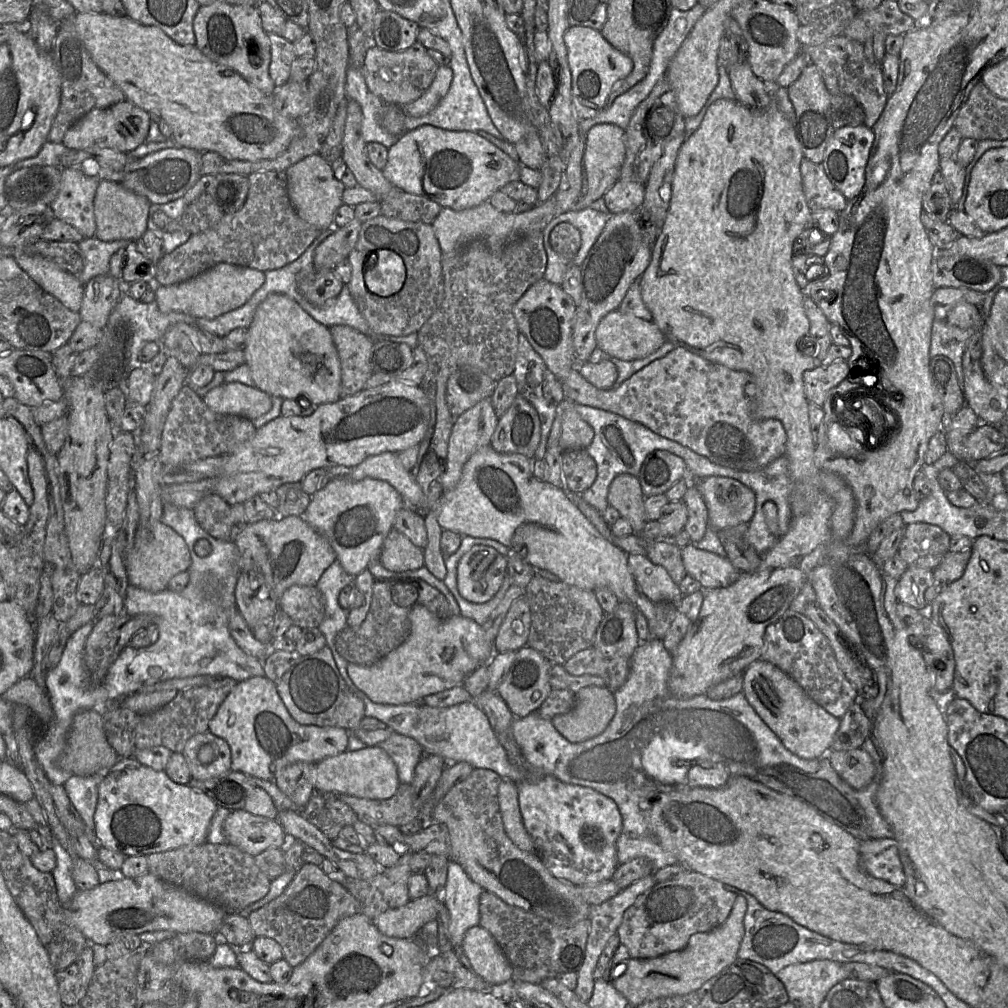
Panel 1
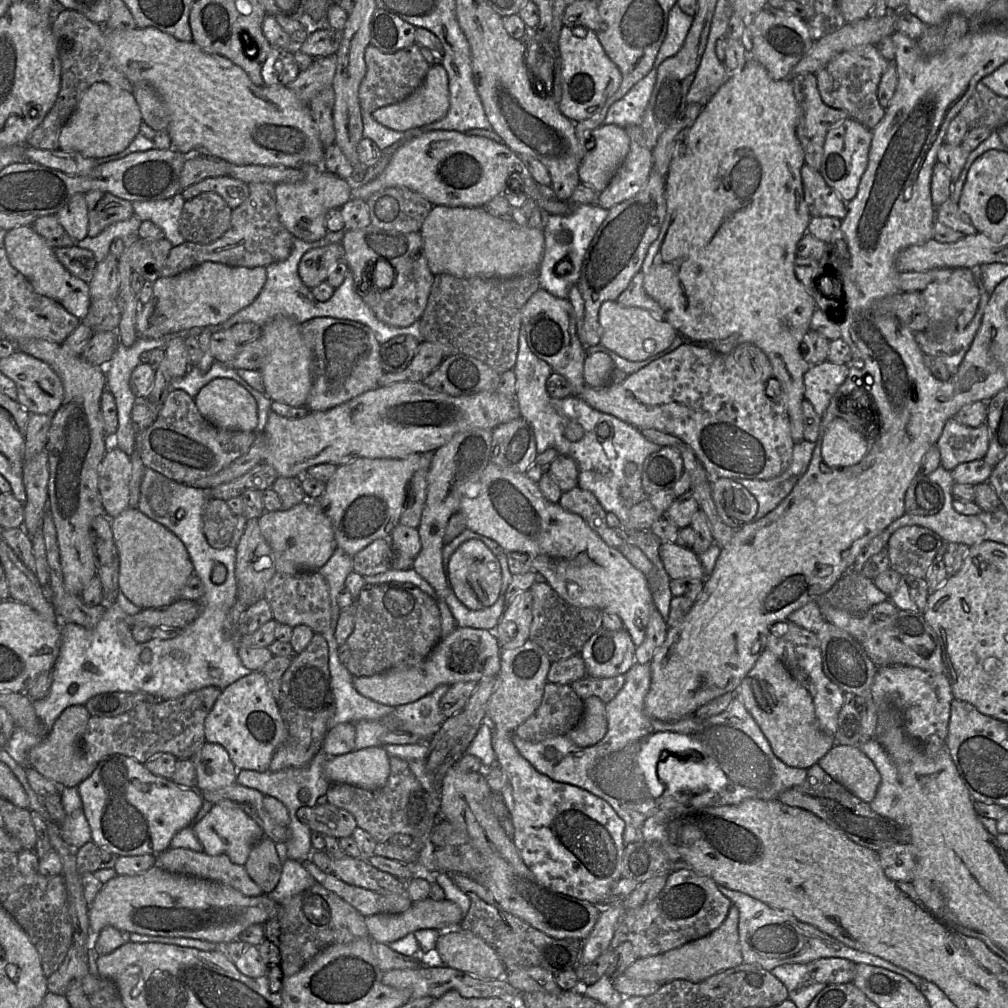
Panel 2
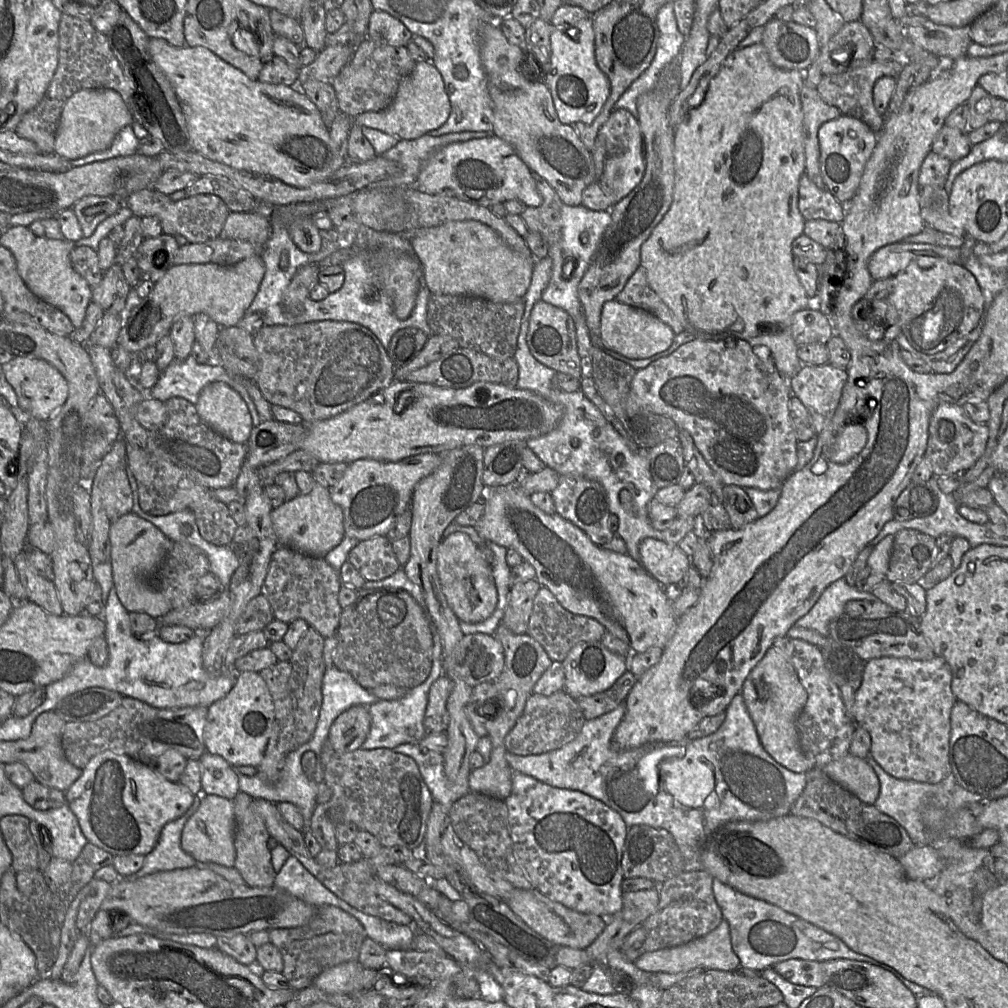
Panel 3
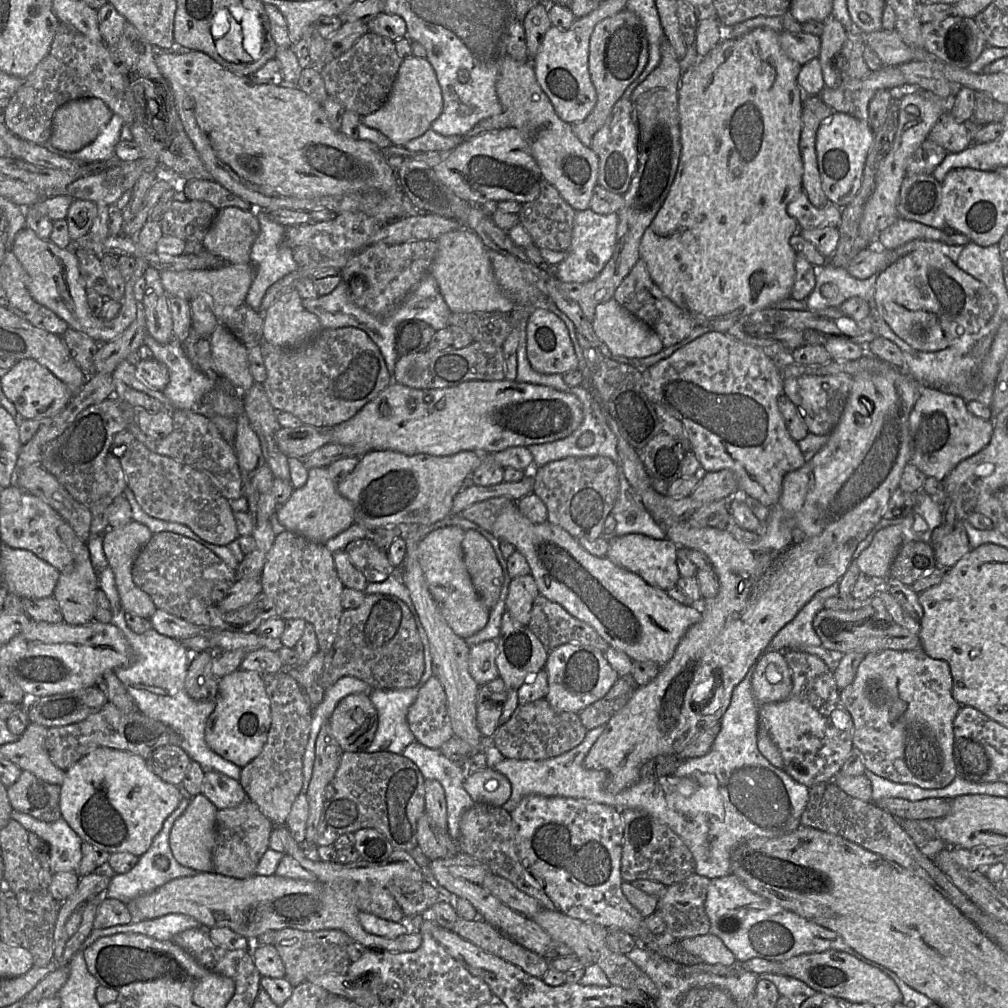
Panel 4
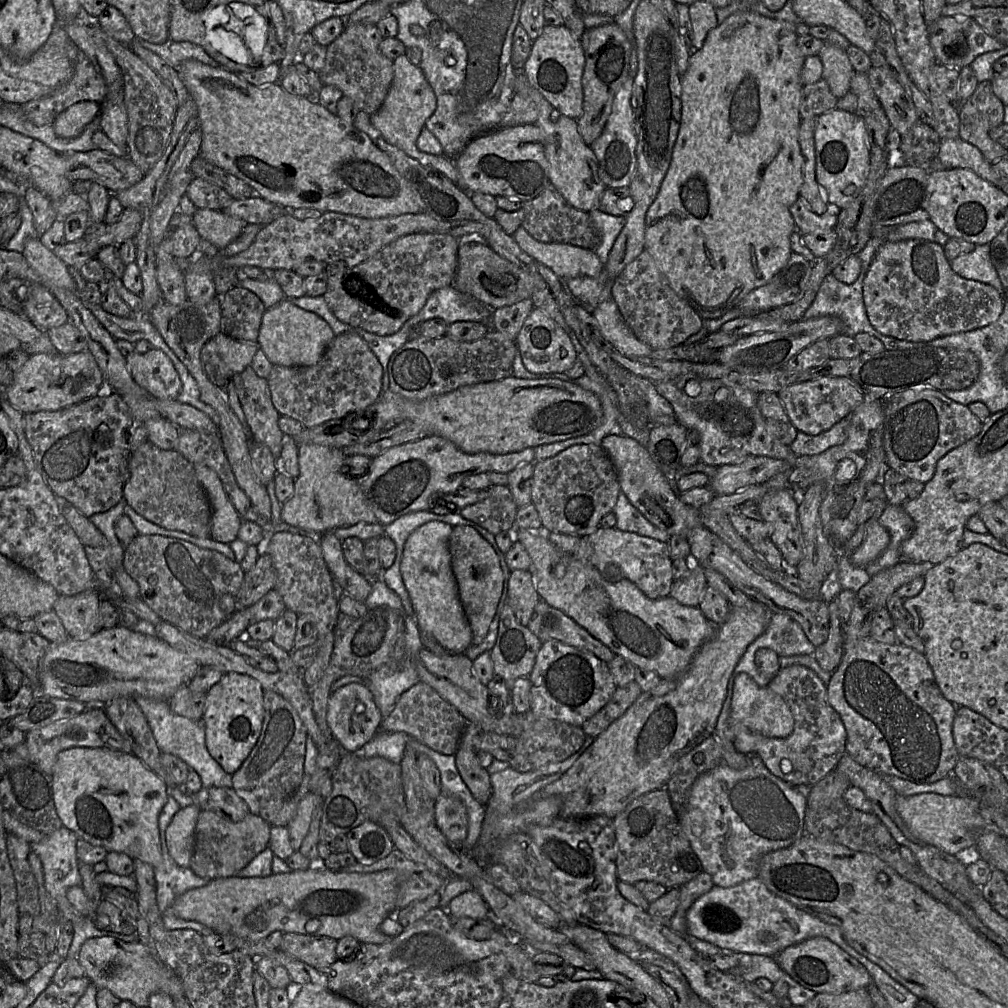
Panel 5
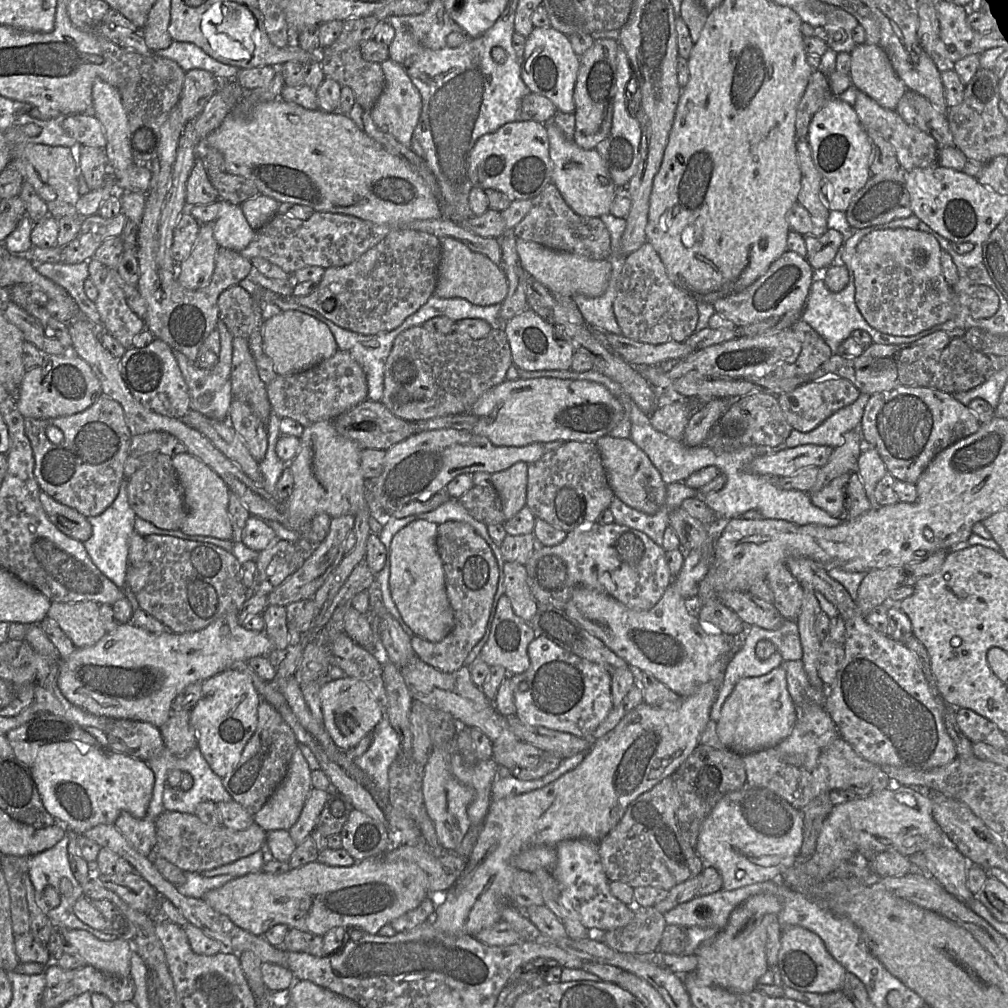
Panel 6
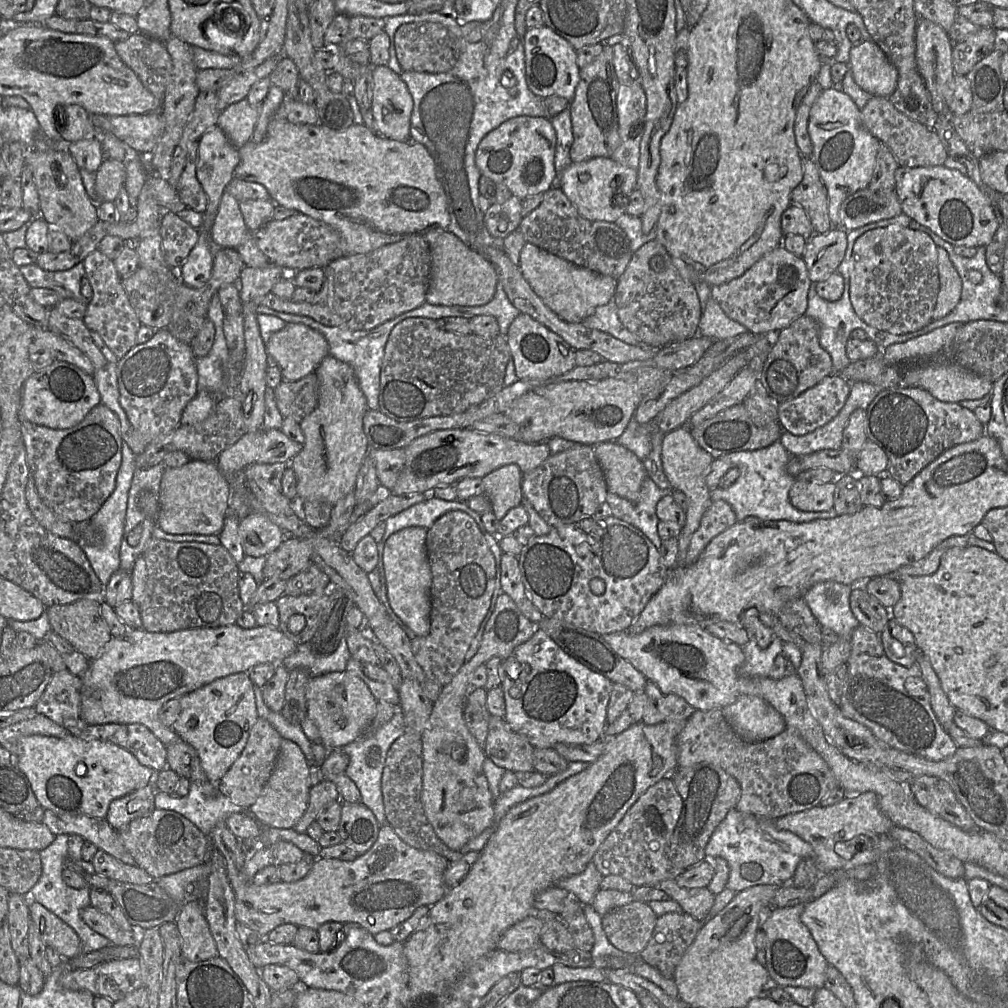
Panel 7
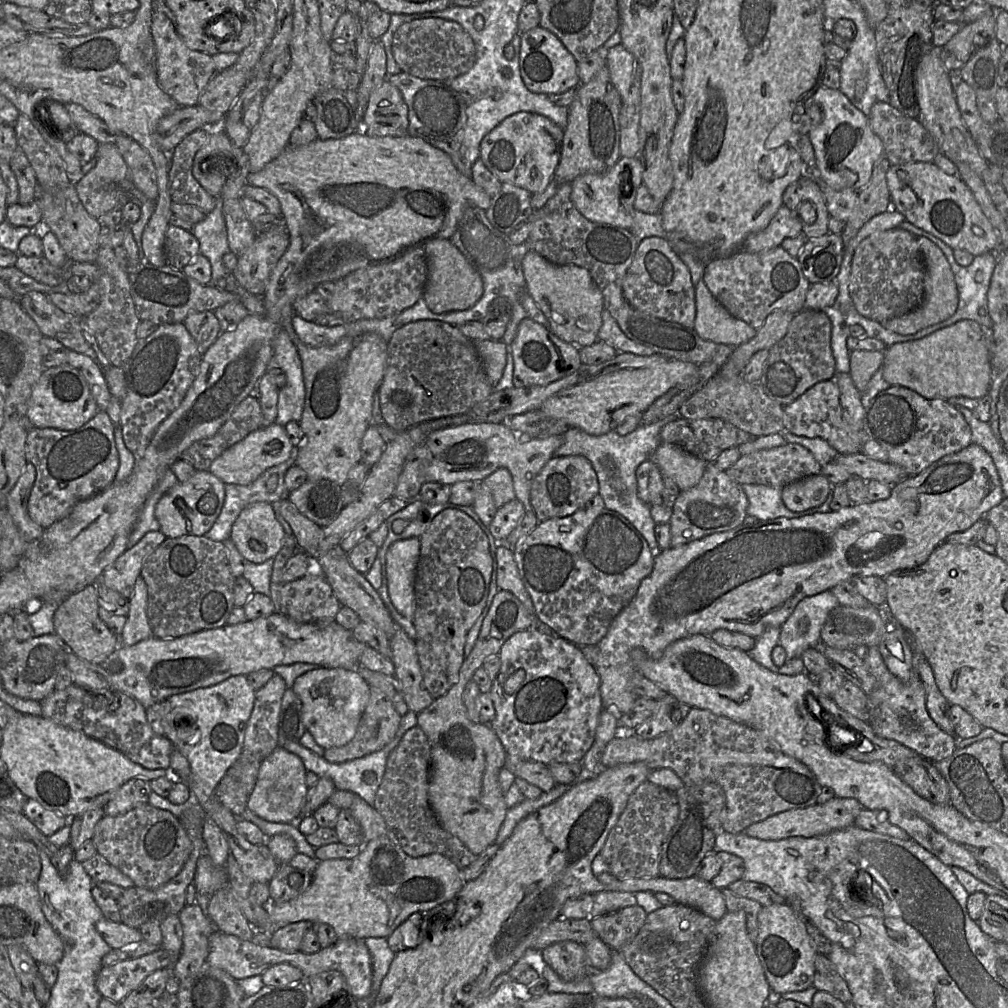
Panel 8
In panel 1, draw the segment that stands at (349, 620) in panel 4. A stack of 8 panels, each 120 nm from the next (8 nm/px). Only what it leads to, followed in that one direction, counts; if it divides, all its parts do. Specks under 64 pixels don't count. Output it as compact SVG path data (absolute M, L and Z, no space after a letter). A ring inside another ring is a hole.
M419 578L375 579L370 608L358 627L346 626L335 638L338 653L349 663L369 666L400 646L411 632L409 613L417 605L425 606L440 619L450 616L449 603L435 587Z

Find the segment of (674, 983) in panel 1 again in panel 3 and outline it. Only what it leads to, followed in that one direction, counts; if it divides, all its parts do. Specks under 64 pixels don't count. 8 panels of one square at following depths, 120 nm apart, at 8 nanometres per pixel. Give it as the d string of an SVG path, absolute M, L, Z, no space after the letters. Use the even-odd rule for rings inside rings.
M722 919L718 927L705 936L681 946L645 952L634 963L637 968L645 972L668 974L688 972L694 969L732 972L740 967L739 958L732 949L729 923L725 919Z

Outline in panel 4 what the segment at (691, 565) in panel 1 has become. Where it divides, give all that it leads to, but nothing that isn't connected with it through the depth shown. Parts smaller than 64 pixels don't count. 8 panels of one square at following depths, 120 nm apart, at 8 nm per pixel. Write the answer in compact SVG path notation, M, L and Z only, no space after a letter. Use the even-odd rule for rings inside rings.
M642 534L608 537L606 557L614 564L639 575L649 585L667 591L674 587L680 576L676 557L677 545L668 538L658 540Z

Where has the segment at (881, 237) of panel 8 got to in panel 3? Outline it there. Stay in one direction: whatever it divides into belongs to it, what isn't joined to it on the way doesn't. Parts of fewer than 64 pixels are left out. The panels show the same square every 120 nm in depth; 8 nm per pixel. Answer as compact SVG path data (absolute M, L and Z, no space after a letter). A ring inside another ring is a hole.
M941 261L929 268L908 266L893 278L893 288L887 298L898 312L902 334L916 350L938 353L978 324L984 297L975 276L963 264Z

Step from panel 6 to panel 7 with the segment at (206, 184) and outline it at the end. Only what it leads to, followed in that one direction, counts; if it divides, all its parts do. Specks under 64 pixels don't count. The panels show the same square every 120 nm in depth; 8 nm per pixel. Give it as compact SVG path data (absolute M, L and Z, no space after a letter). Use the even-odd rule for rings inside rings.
M198 141L190 144L185 167L175 190L186 207L204 213L208 205L208 198L196 175L198 146Z

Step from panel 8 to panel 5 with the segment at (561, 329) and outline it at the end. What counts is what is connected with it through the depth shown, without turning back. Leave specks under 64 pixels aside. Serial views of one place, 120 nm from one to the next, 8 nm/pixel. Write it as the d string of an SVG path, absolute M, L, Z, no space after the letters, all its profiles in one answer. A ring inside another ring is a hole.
M521 225L512 235L520 249L548 268L561 279L570 279L579 276L598 277L604 269L598 256L589 249L563 243L544 243L534 239Z

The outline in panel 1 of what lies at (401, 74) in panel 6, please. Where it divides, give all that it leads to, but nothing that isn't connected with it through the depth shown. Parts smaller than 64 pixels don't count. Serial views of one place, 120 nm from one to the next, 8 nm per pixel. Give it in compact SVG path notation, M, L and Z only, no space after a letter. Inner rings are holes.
M440 65L429 88L418 99L402 106L405 114L420 117L432 111L448 92L452 76L449 66Z

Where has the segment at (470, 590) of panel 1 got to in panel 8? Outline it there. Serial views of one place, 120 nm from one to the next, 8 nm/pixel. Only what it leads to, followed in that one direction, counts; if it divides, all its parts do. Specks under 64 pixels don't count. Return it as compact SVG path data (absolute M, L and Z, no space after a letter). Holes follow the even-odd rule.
M420 538L399 540L390 545L385 558L389 598L396 610L410 621L415 612L414 587L420 549Z

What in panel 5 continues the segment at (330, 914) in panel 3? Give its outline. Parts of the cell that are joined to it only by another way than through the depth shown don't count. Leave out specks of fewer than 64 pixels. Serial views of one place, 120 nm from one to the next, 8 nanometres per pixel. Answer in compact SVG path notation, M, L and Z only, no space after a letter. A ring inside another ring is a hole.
M284 933L280 949L315 969L333 964L337 940L325 936L311 936L298 933Z

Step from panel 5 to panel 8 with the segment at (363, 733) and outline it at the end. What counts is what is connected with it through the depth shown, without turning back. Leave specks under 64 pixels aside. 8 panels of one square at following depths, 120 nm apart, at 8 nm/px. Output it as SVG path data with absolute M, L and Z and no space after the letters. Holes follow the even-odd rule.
M322 668L297 677L291 687L302 703L302 720L323 749L341 747L355 736L361 717L370 700L370 687L355 670Z

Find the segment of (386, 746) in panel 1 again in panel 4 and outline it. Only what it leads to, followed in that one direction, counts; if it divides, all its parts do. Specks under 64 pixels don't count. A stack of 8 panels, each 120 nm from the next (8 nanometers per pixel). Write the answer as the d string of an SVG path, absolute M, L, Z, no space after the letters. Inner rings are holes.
M416 740L401 755L418 767L425 780L436 780L442 785L446 799L447 832L457 842L461 816L475 803L463 786L467 775L464 765L447 758L439 749L428 748Z

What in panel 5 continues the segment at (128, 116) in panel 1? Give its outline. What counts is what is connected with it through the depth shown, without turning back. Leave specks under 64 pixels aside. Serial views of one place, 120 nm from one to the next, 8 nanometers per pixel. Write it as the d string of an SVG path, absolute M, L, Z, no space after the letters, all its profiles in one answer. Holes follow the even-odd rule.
M95 101L78 102L61 112L53 122L55 134L61 138L75 138L100 113L100 104Z

